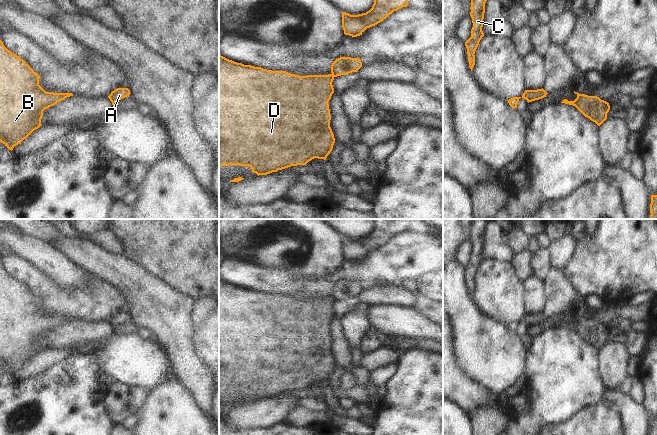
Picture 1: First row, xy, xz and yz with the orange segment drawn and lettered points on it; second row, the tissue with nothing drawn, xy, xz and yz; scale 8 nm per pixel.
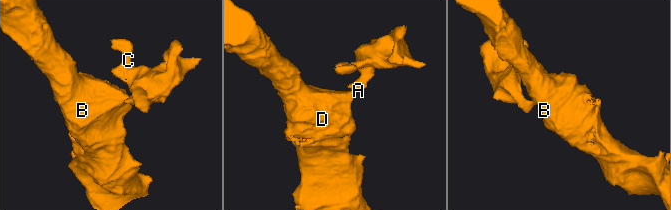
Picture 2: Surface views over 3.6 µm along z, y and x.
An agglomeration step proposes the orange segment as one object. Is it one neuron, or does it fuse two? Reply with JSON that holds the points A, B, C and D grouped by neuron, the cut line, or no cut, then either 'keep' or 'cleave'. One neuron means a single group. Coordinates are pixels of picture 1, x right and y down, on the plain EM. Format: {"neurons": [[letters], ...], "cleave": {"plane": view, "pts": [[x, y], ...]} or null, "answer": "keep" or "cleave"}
{"neurons": [["A", "C"], ["B", "D"]], "cleave": {"plane": "xz", "pts": [[331, 298], [334, 300]]}, "answer": "cleave"}

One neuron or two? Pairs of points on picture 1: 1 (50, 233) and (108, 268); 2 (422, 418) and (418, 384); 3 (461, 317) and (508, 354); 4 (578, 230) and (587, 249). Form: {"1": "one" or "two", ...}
{"1": "two", "2": "one", "3": "one", "4": "two"}

